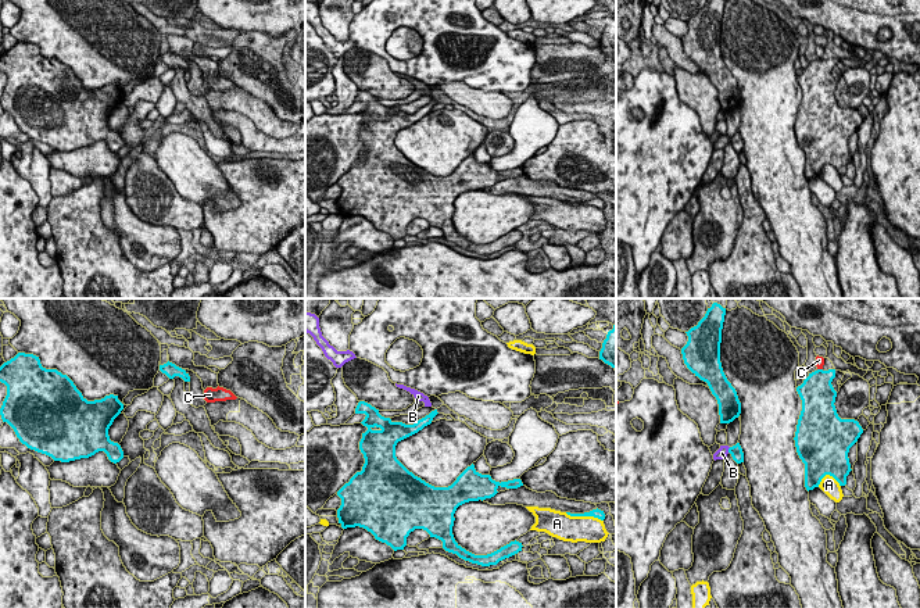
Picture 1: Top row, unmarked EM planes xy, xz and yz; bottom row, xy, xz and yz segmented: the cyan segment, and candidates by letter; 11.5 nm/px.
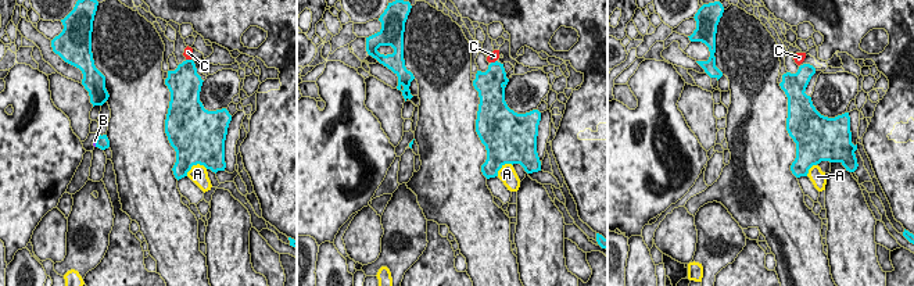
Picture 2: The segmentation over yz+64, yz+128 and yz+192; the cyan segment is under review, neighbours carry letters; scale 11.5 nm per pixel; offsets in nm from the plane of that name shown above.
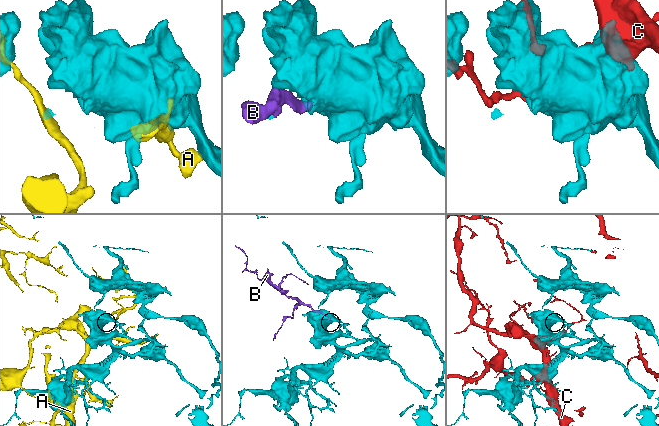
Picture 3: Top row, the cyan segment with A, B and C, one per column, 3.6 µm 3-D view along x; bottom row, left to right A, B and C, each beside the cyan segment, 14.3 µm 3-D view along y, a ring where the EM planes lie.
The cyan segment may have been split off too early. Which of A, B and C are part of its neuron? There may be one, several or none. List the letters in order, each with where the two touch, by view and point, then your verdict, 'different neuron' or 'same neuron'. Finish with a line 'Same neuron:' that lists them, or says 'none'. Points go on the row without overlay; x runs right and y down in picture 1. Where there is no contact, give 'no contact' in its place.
A: meets cyan in xz at (584, 204); different neuron
B: meets cyan in yz at (729, 139); same neuron
C: meets cyan in yz at (820, 58); different neuron
Same neuron: B

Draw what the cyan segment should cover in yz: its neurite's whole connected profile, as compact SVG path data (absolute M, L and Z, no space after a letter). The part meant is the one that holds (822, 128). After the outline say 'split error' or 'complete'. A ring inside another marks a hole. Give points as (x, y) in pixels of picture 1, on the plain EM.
M817 58L803 69L797 81L802 89L802 100L795 121L795 136L799 147L805 153L805 176L813 179L819 176L826 164L833 165L840 175L846 174L851 153L848 147L849 137L863 122L862 115L855 108L841 108L835 99L837 81L831 71L835 67L835 58Z; complete

